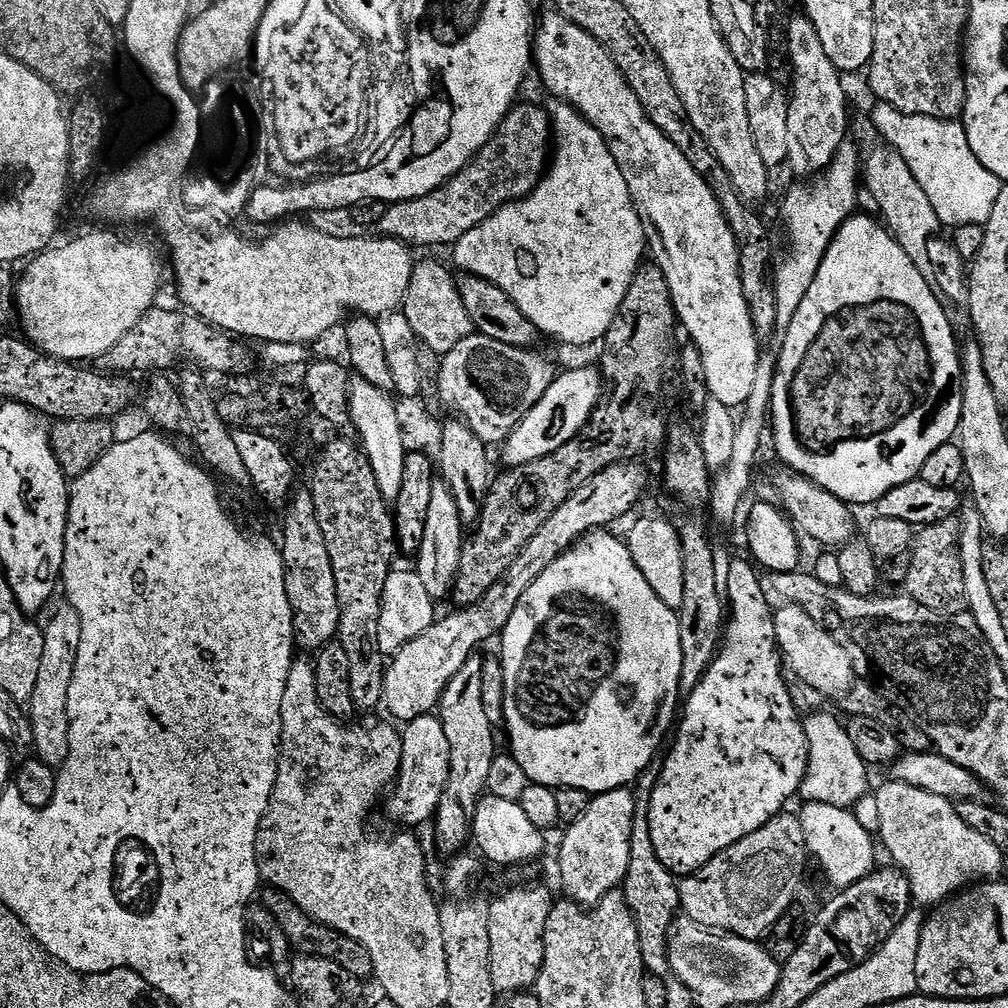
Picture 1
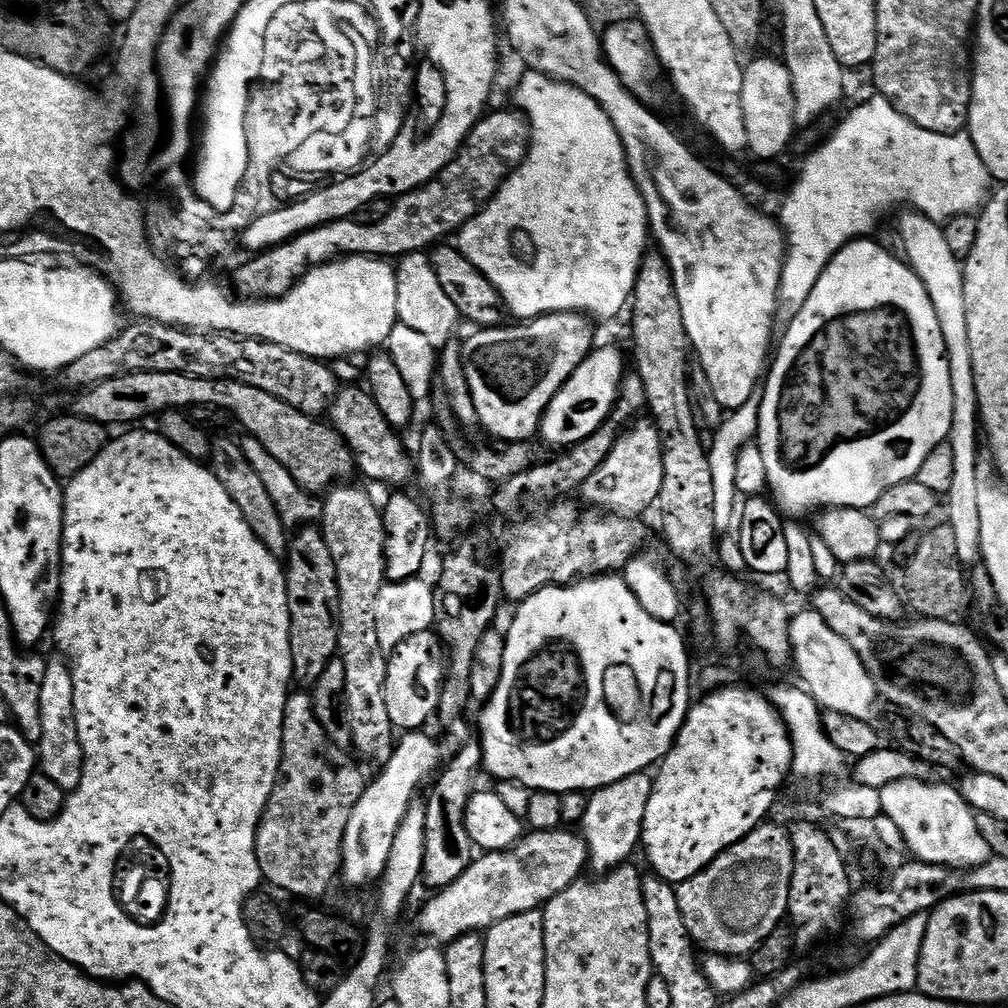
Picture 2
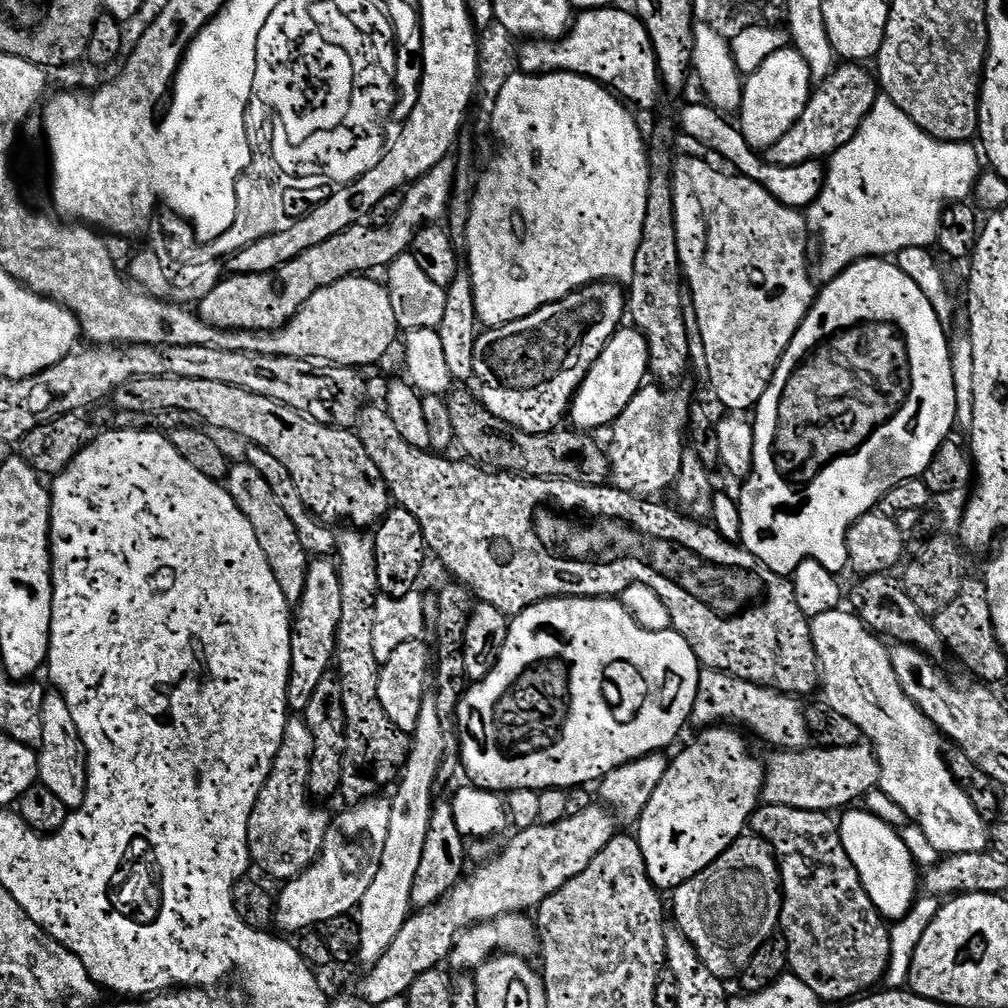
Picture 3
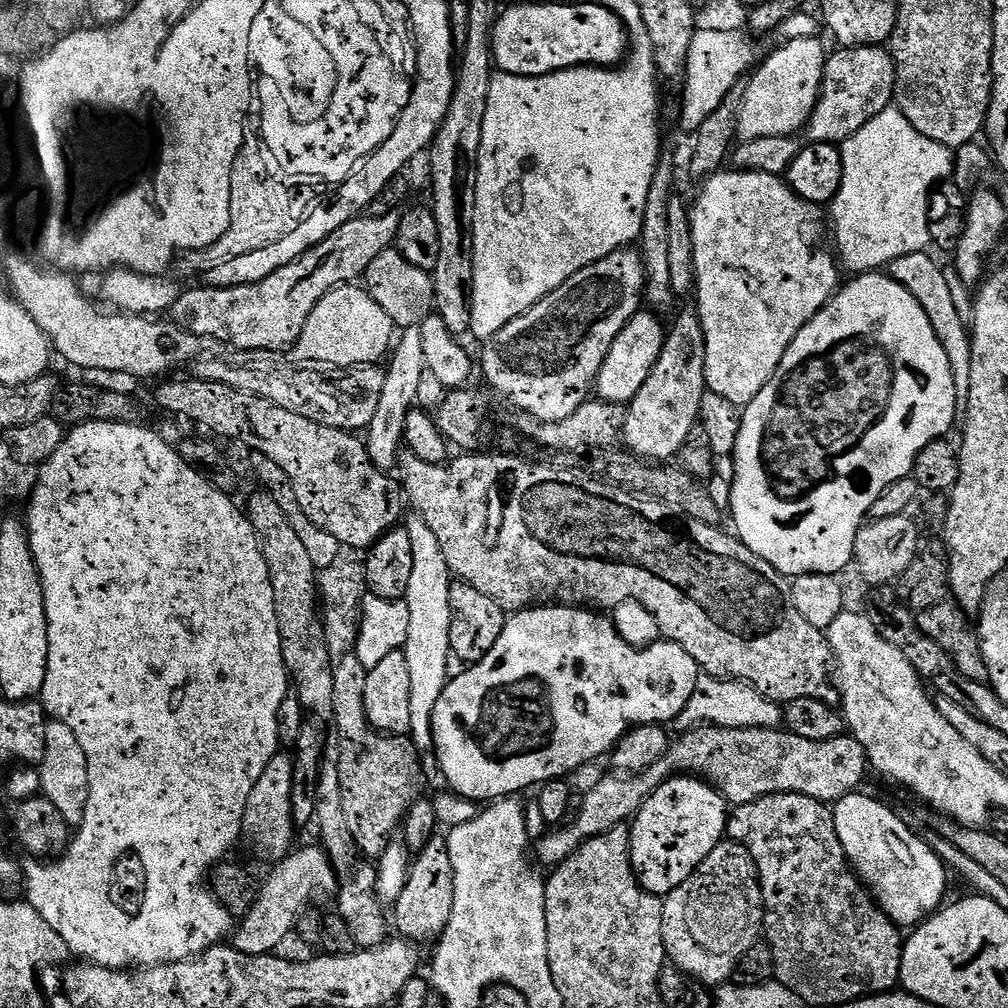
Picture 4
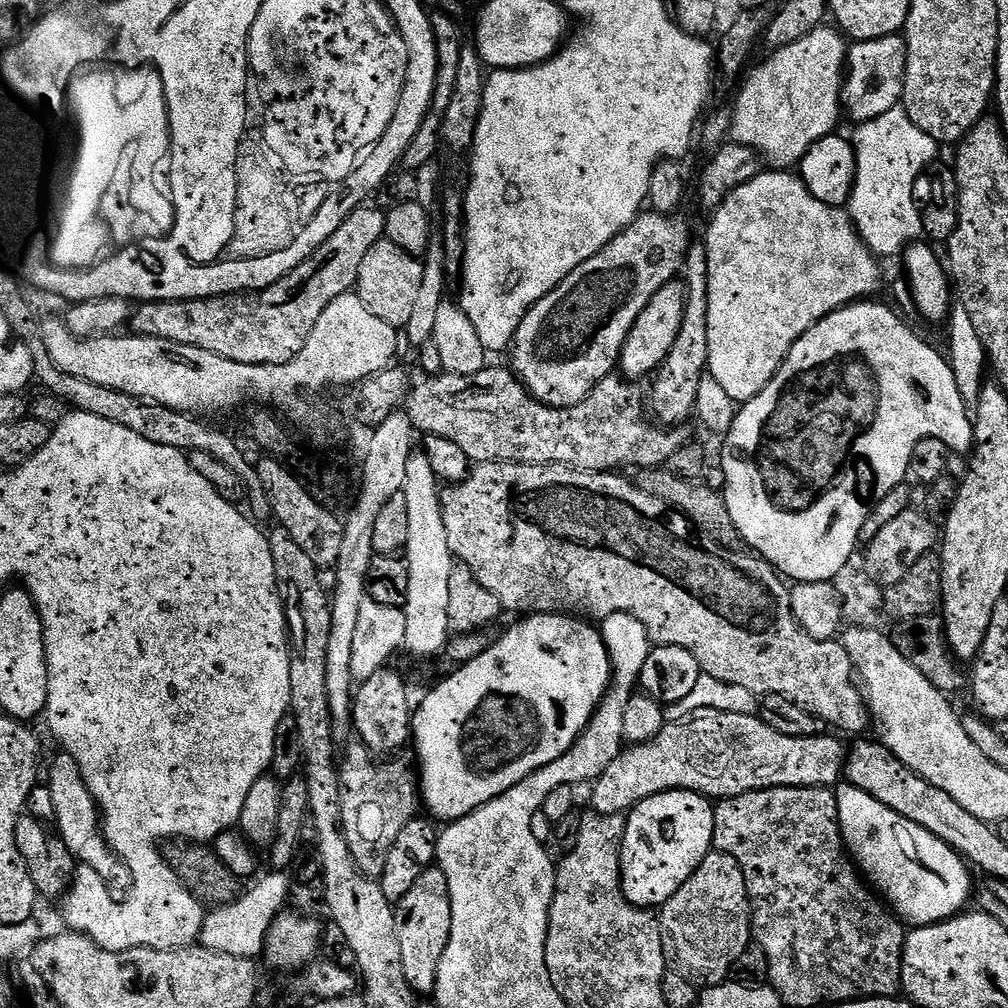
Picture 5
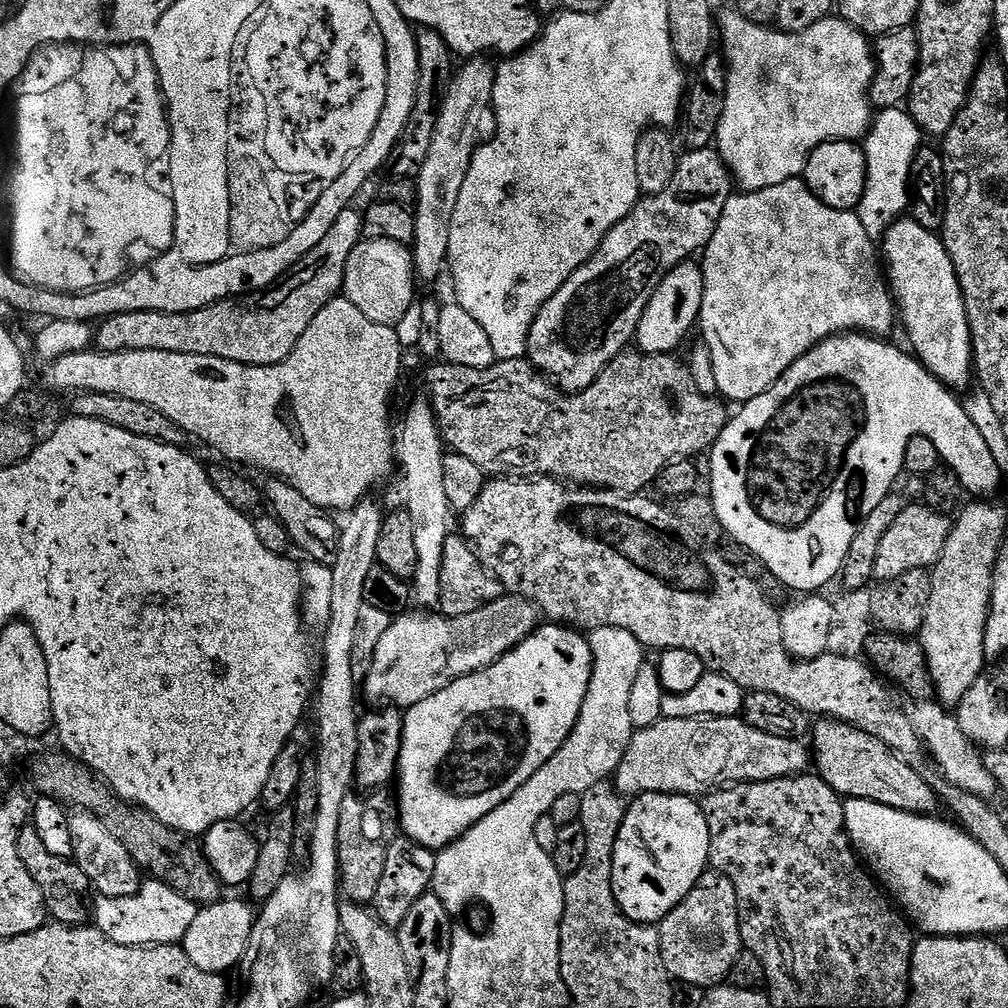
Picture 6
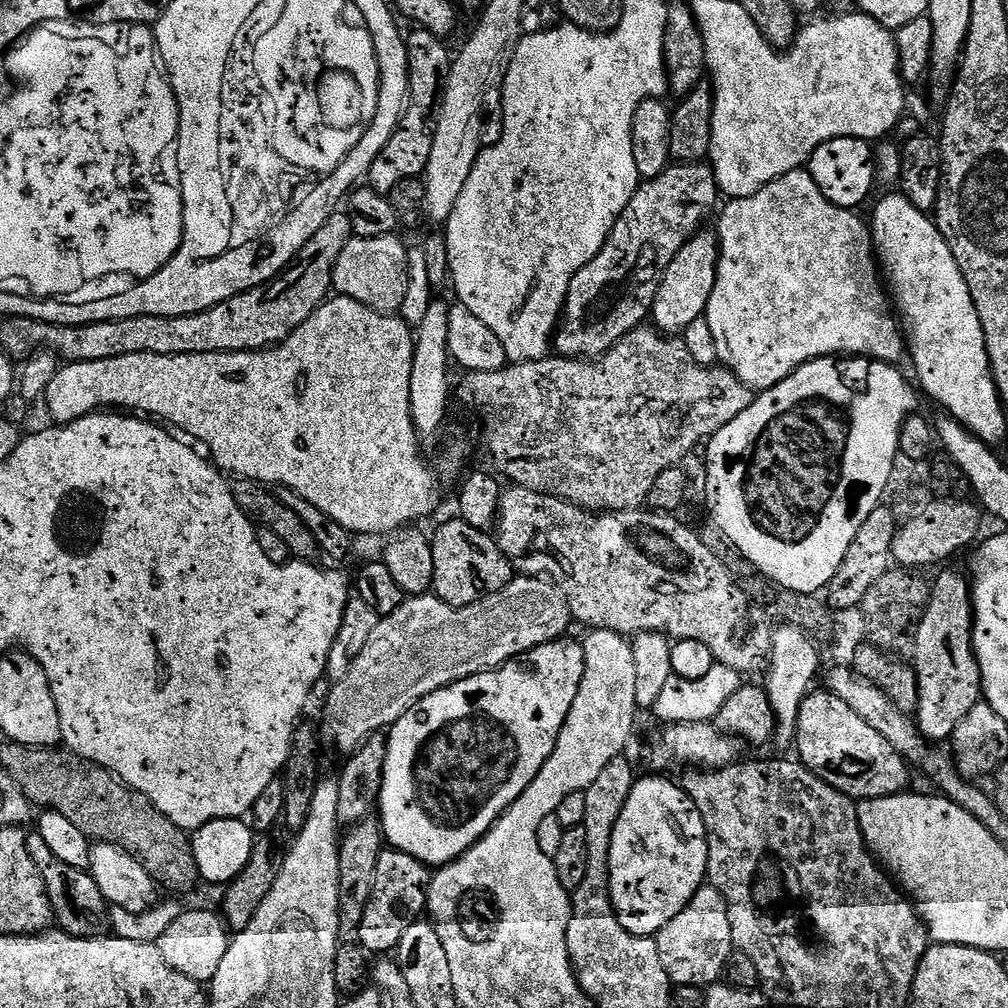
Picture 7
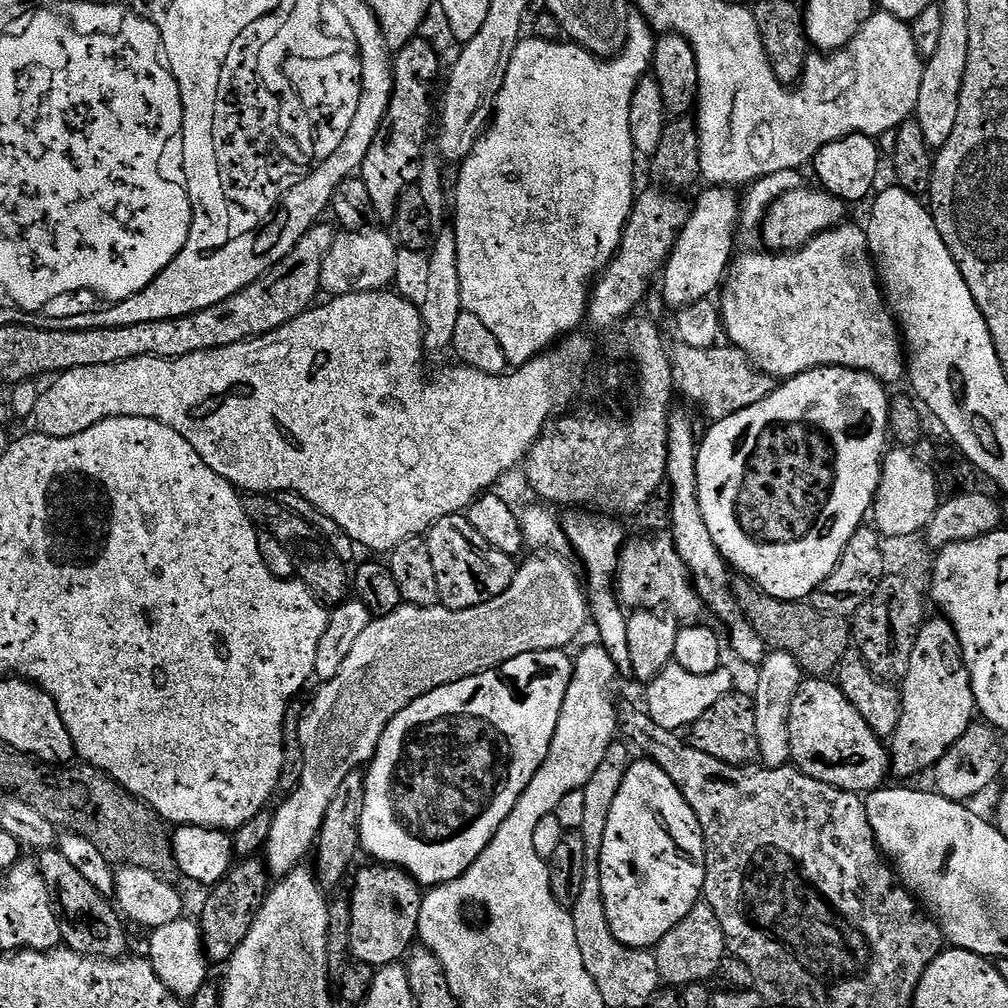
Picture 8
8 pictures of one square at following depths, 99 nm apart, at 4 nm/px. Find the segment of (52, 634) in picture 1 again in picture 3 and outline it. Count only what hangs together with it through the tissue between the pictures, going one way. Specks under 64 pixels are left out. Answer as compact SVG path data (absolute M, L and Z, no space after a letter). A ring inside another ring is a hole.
M58 694L44 697L42 706L42 742L38 749L40 762L39 783L51 790L56 797L62 798L69 810L82 806L88 793L88 757L84 743L80 741L78 726L74 726L74 714L70 714L70 706Z

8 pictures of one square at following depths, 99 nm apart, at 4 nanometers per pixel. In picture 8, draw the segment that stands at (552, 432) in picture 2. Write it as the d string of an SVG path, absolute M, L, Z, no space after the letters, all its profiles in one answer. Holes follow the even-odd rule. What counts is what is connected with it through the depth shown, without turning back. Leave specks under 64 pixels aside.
M712 186L707 190L709 192L702 193L694 200L690 218L680 231L680 237L672 247L668 262L662 269L662 295L669 309L681 310L699 300L709 299L713 295L711 292L720 283L725 283L734 260L732 243L736 240L736 232L738 233L741 201L728 186Z

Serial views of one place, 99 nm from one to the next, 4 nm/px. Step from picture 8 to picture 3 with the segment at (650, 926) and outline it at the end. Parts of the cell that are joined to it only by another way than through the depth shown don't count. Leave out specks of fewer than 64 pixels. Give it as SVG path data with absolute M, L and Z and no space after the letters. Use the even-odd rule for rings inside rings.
M708 726L693 744L688 744L671 757L654 798L646 802L646 810L638 821L639 859L649 871L656 890L675 890L710 866L739 836L745 835L752 813L762 800L763 765L754 753L748 752L745 733L732 726Z

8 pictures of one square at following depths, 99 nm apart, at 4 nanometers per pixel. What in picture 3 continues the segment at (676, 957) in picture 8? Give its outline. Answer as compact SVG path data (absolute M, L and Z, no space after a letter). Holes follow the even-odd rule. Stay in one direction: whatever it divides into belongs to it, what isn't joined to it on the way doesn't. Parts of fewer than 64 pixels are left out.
M755 834L739 836L736 841L727 848L706 870L702 870L694 878L682 882L670 896L670 912L676 915L675 927L679 928L686 938L690 938L690 946L698 950L698 958L706 962L710 974L714 974L725 982L735 981L741 970L750 962L754 950L762 946L767 936L773 935L774 928L764 924L774 916L774 900L768 897L768 888L773 890L780 887L780 865L776 859L776 853L771 846Z

